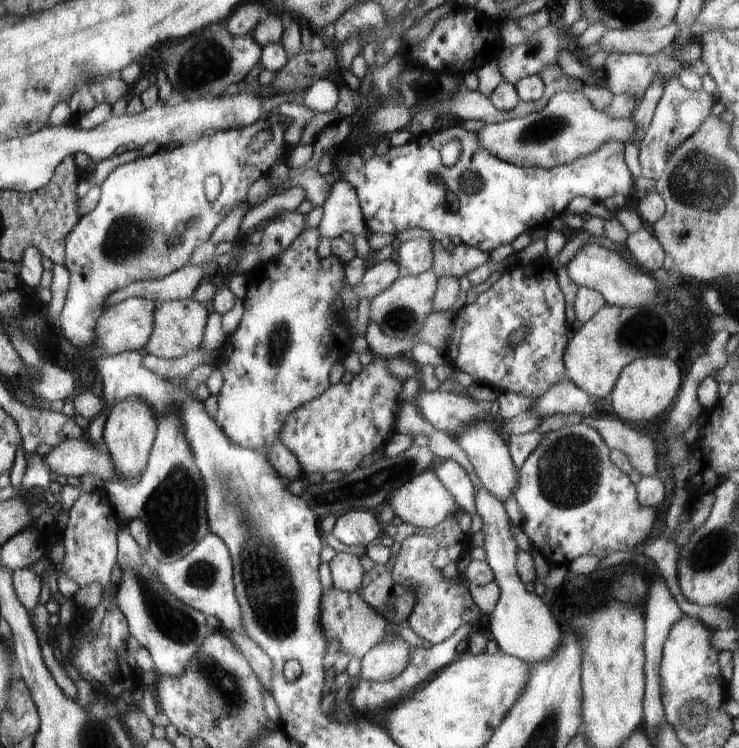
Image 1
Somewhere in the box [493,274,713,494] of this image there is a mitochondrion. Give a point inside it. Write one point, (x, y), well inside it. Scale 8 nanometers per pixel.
(634, 332)

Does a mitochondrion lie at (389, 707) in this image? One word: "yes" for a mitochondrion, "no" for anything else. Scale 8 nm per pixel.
no

